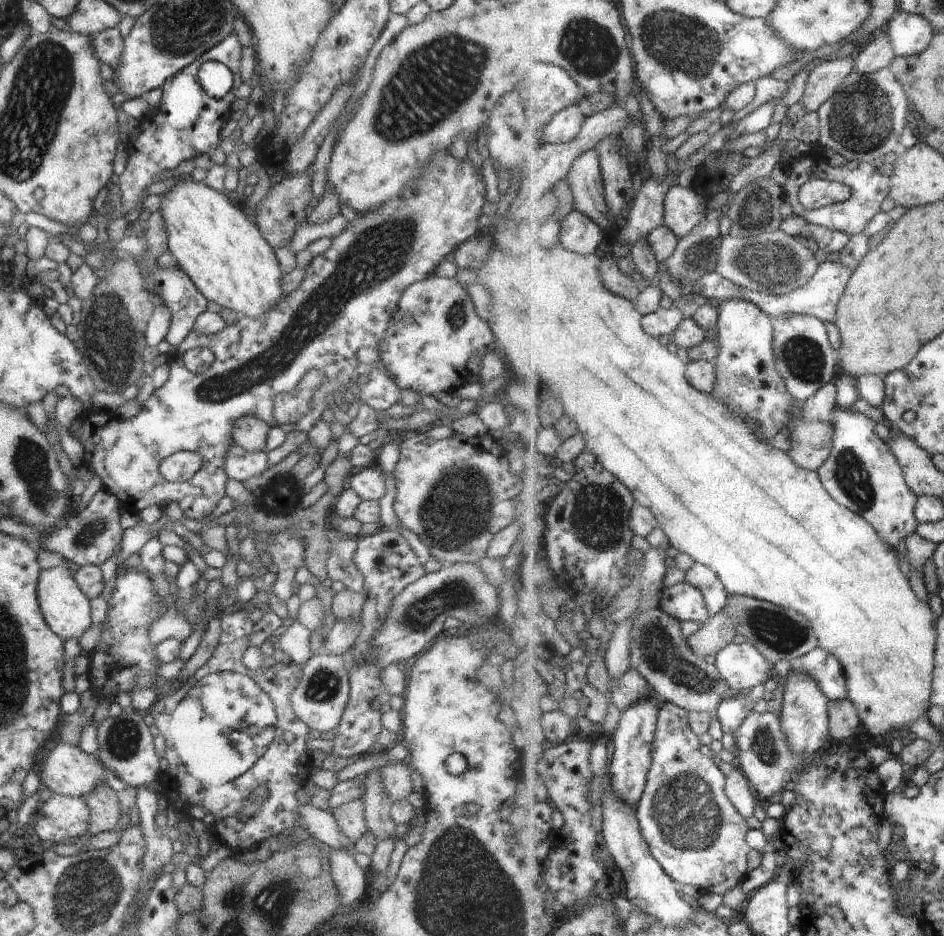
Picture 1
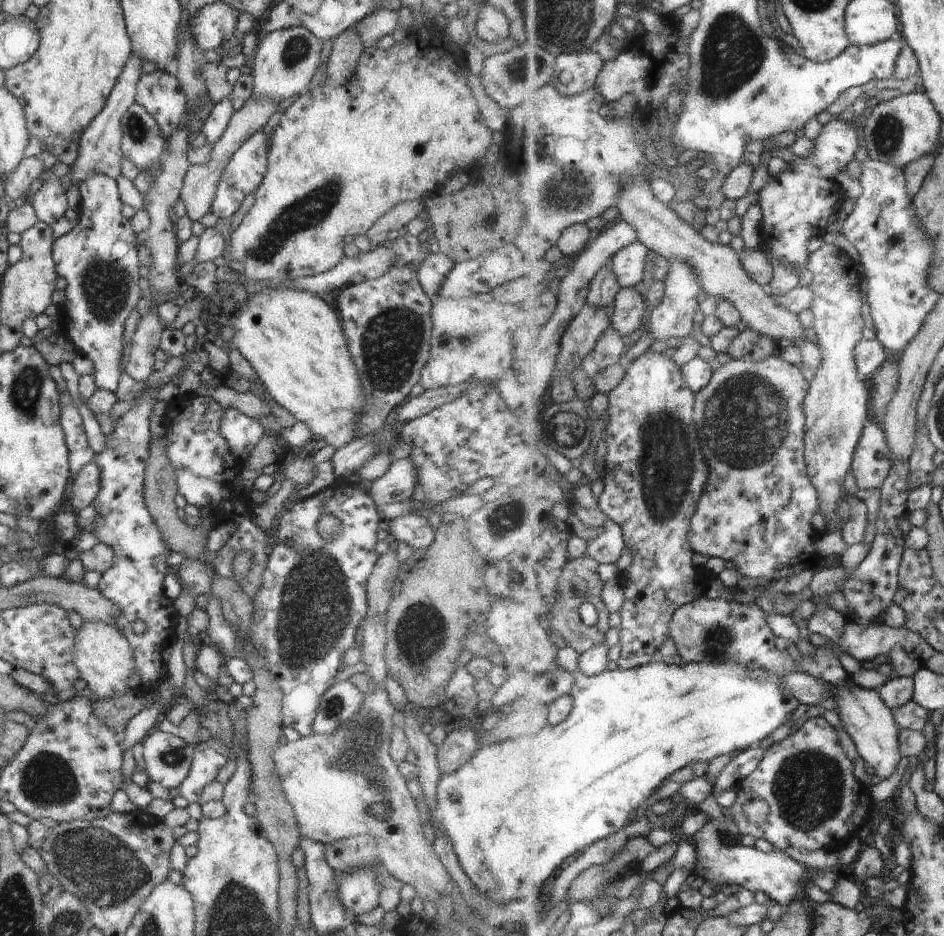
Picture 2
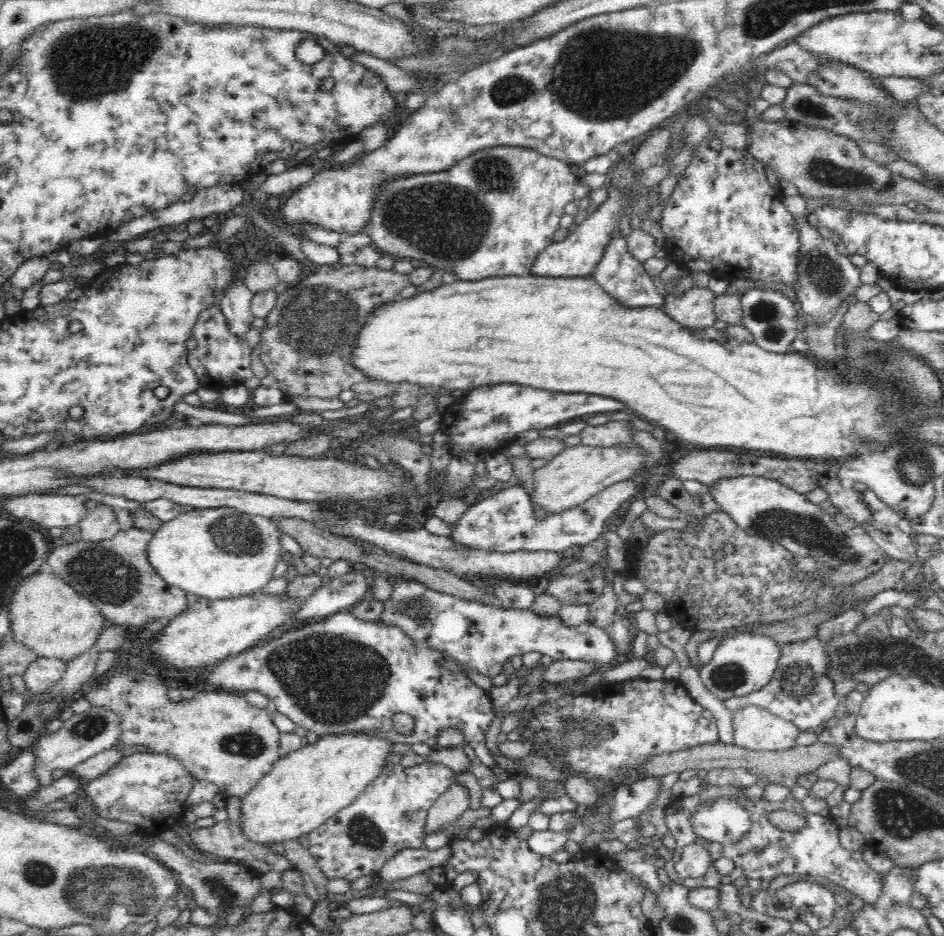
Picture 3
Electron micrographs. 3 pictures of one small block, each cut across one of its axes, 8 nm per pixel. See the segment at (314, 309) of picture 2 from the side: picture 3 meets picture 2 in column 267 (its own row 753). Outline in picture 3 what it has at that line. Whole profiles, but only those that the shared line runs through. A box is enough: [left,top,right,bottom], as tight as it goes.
[238,732,394,844]

